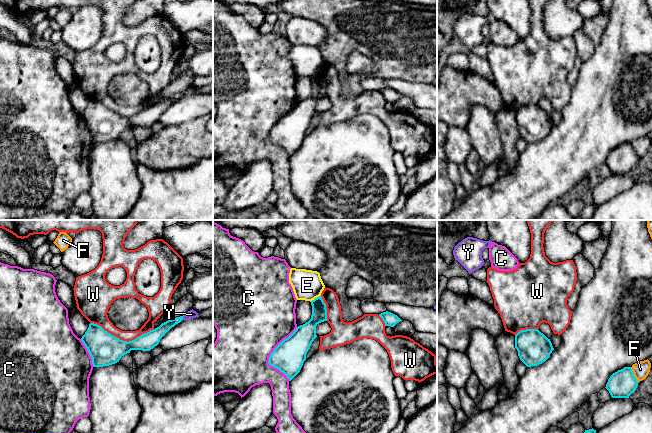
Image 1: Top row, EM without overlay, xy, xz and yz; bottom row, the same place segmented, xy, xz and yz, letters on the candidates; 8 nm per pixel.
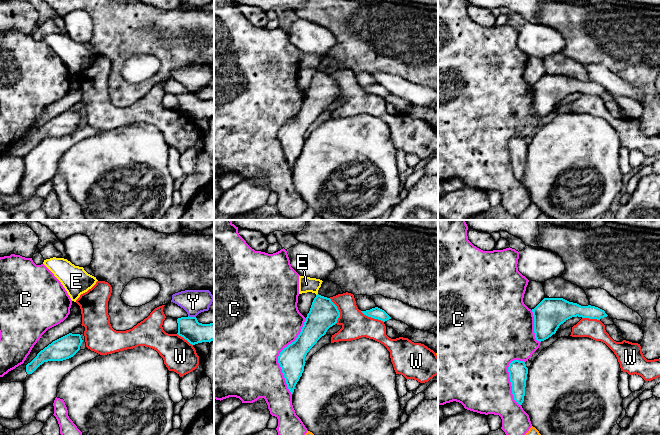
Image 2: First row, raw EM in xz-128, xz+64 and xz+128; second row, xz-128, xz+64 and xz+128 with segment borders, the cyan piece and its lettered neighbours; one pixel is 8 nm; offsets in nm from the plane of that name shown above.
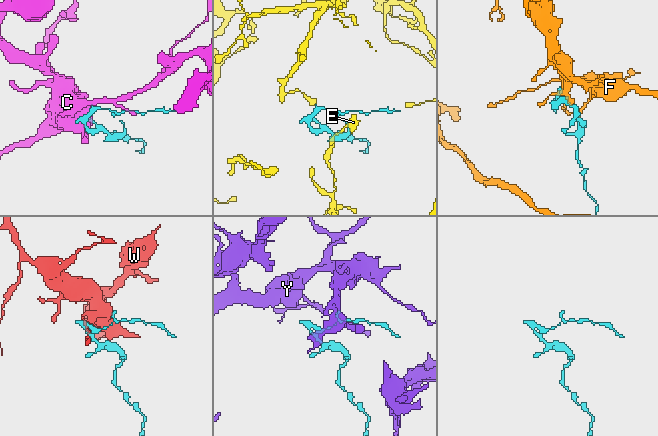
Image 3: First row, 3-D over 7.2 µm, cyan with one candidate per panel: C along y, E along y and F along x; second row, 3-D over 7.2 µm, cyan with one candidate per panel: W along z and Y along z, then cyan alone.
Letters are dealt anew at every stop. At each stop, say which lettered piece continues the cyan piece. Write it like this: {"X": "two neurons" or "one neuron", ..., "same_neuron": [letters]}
{"C": "two neurons", "E": "two neurons", "F": "two neurons", "W": "two neurons", "Y": "two neurons", "same_neuron": []}

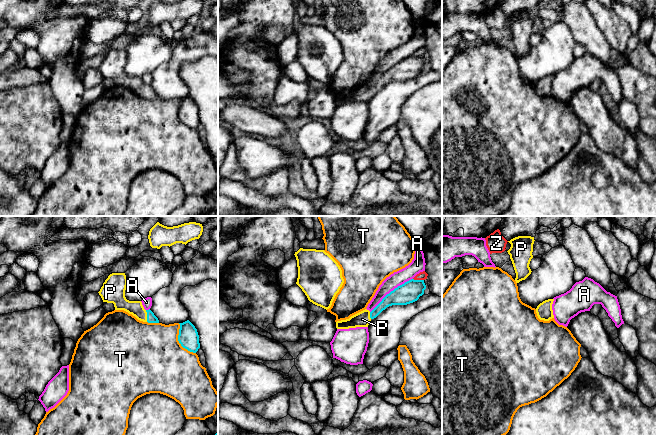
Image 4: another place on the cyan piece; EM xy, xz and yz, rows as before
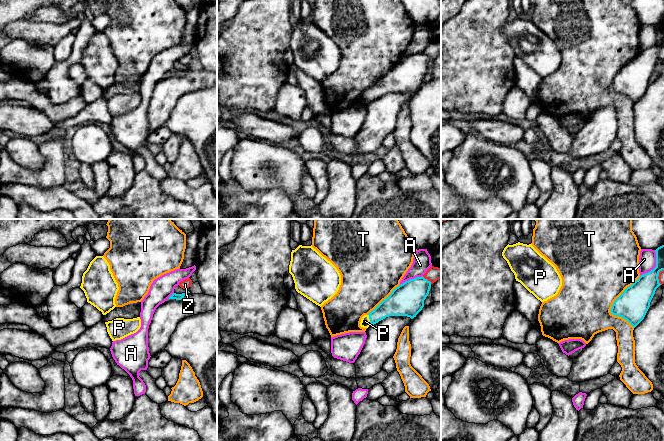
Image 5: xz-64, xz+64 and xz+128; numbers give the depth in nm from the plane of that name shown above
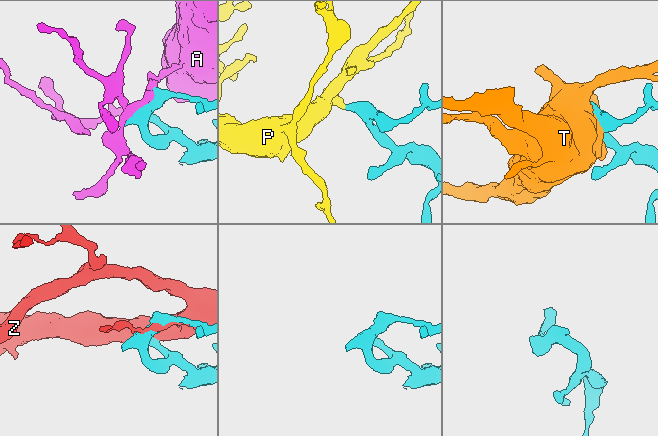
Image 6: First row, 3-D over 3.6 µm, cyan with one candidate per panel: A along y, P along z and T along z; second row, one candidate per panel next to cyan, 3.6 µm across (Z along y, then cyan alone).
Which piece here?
{"A": "two neurons", "P": "one neuron", "T": "two neurons", "Z": "two neurons", "same_neuron": ["P"]}

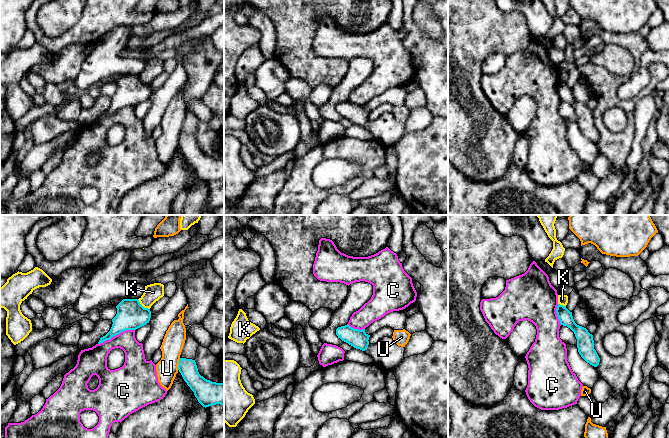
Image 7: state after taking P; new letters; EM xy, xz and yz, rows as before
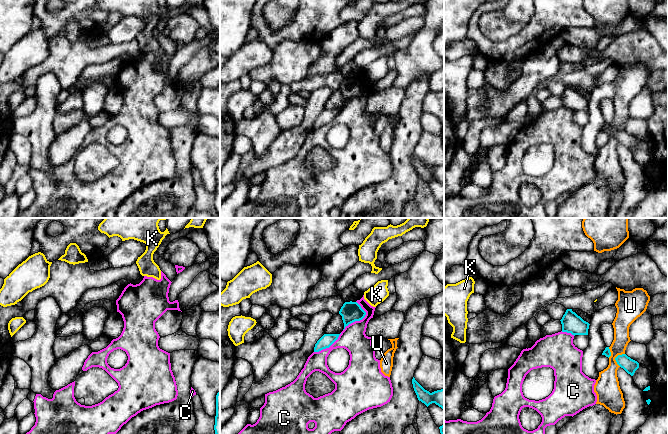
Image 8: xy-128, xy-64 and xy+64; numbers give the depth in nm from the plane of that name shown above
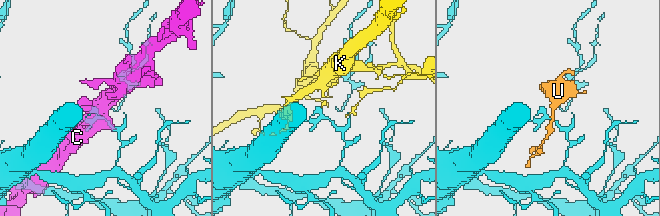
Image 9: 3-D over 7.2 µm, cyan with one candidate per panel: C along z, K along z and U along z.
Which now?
{"C": "two neurons", "K": "two neurons", "U": "two neurons", "same_neuron": []}

